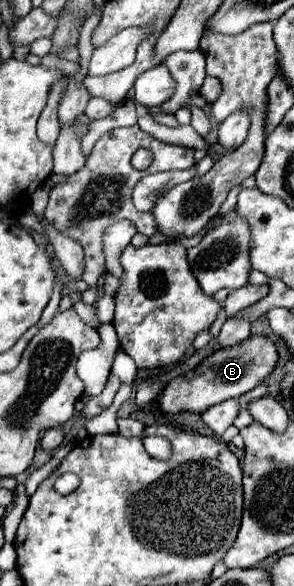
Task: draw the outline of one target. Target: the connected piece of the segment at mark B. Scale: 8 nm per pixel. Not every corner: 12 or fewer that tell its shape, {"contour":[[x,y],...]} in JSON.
{"contour":[[268,337],[216,351],[158,405],[202,413],[254,389],[278,361]]}

